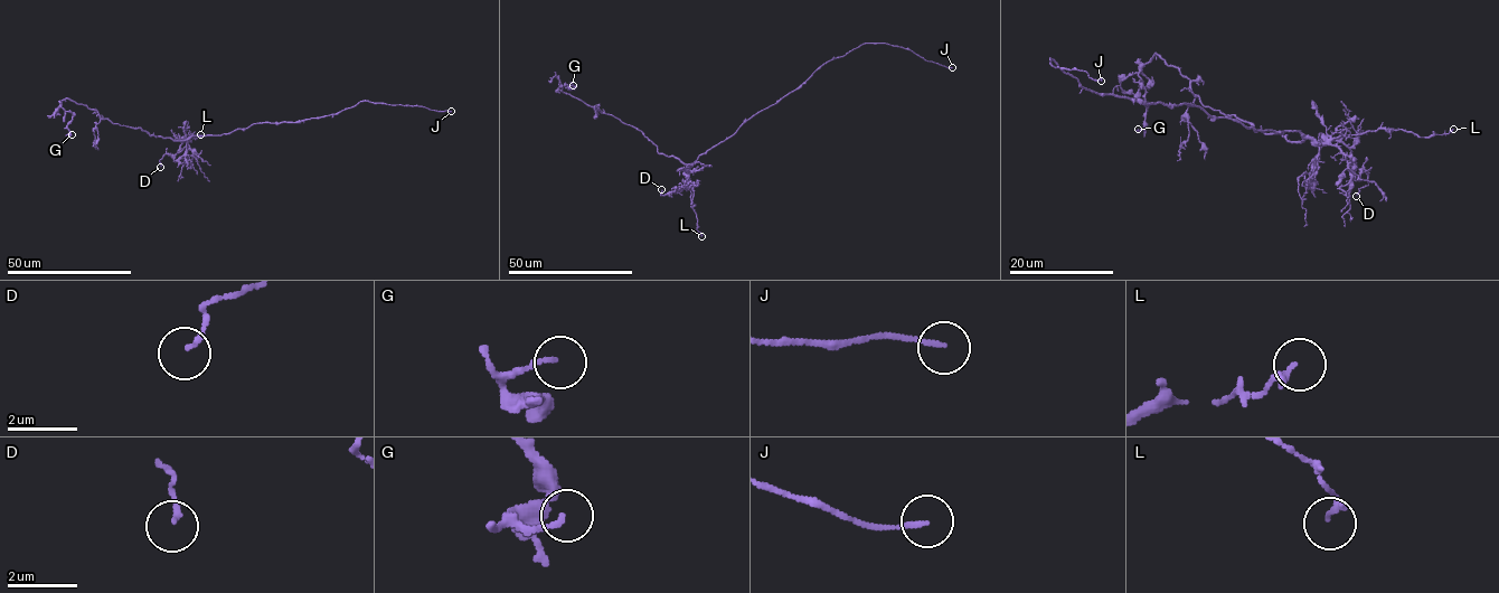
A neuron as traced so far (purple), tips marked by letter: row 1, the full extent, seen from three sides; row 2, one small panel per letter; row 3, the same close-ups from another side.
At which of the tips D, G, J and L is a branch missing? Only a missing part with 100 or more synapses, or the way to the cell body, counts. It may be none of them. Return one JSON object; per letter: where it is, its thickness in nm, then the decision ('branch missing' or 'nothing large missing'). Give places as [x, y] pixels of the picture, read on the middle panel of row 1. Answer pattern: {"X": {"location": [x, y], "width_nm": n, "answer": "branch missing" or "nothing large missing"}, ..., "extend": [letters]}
{"D": {"location": [661, 189], "width_nm": 140, "answer": "nothing large missing"}, "G": {"location": [573, 85], "width_nm": 140, "answer": "nothing large missing"}, "J": {"location": [952, 67], "width_nm": 120, "answer": "branch missing"}, "L": {"location": [701, 236], "width_nm": 160, "answer": "nothing large missing"}, "extend": ["J"]}

